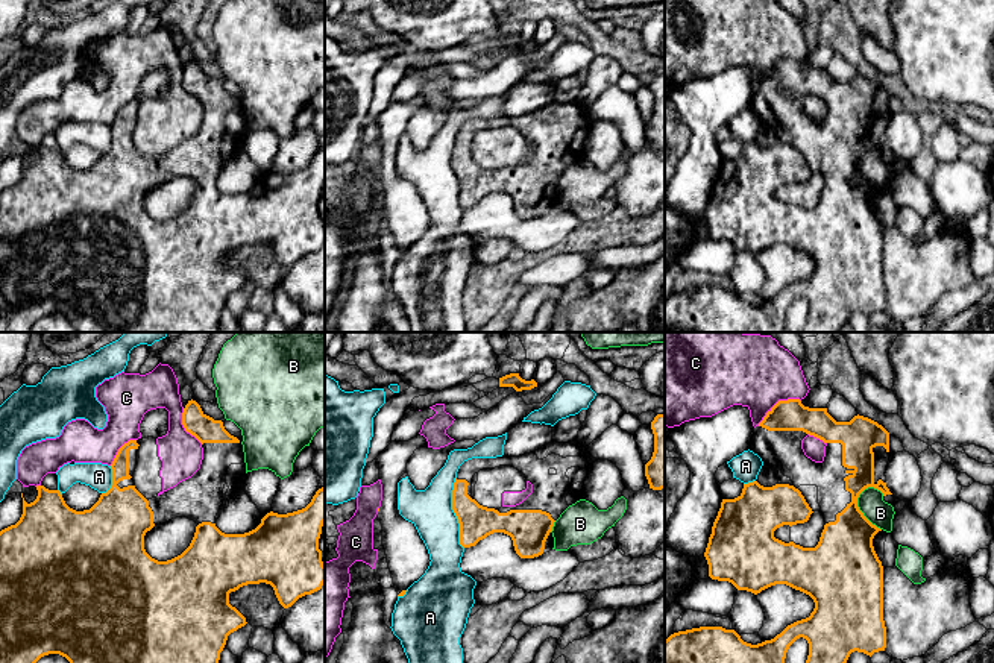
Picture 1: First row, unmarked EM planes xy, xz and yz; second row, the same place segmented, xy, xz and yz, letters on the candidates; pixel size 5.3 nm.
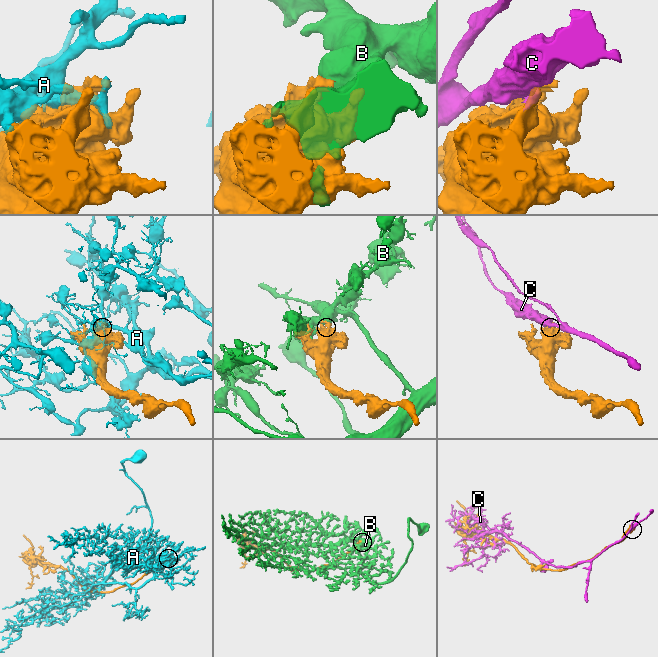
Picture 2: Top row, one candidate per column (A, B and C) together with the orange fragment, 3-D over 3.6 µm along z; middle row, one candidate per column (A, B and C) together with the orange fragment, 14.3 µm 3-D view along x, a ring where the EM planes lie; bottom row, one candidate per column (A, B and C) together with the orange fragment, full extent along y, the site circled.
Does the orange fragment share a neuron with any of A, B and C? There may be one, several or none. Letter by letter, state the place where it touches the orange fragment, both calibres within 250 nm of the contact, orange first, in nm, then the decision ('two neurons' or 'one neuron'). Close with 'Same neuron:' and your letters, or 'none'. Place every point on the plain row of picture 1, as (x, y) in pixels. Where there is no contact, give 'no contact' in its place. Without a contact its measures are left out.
A: meets orange in xz at (454, 172); 180 nm thick on the orange side, 220 nm on the other; two neurons
B: meets orange in yz at (858, 169); 300 nm thick on the orange side, 140 nm on the other; two neurons
C: meets orange in yz at (777, 62); 170 nm thick on the orange side, 360 nm on the other; two neurons
Same neuron: none

